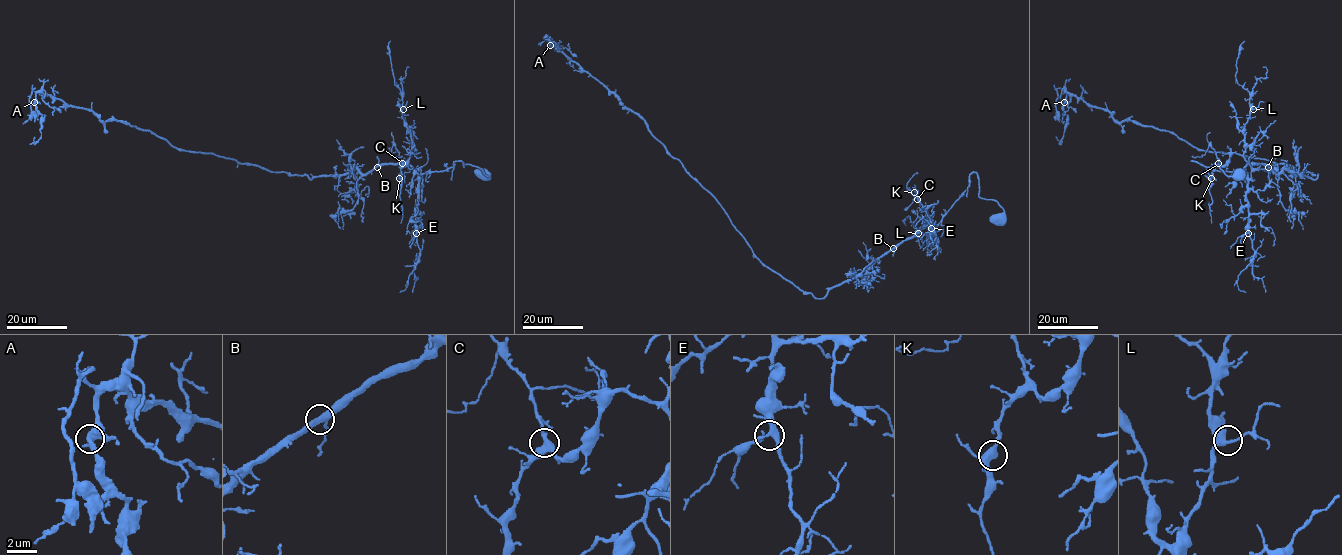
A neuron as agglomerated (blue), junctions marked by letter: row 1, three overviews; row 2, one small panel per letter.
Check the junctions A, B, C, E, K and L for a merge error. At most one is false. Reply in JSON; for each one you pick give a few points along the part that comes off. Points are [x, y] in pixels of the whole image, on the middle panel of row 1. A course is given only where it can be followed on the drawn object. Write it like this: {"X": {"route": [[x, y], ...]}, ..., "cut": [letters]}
{"cut": []}

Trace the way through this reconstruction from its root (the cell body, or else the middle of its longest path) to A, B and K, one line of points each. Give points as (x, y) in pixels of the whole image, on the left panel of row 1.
A: (486, 174), (455, 161), (441, 171), (380, 164), (365, 174), (309, 179), (178, 150), (41, 92), (34, 102)
B: (486, 174), (470, 164), (464, 167), (461, 161), (446, 170), (422, 173), (407, 164), (377, 167)
K: (486, 174), (470, 164), (464, 167), (461, 161), (446, 170), (419, 173), (407, 161), (412, 152), (399, 178)

